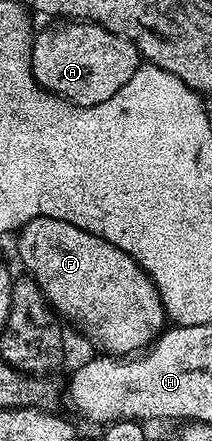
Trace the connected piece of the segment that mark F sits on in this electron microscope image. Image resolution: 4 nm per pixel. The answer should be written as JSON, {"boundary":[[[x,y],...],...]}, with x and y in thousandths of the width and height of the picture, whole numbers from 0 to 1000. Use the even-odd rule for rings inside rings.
{"boundary":[[[175,492],[137,501],[80,526],[90,540],[90,587],[132,626],[203,658],[226,689],[302,726],[321,723],[344,739],[453,787],[453,798],[547,810],[618,810],[712,785],[778,748],[778,707],[750,658],[731,639],[703,630],[552,556],[514,556],[514,546],[476,546],[476,537],[439,537],[439,528],[401,528],[401,519],[363,519],[363,510],[325,510],[307,501],[269,501],[250,492]]]}

